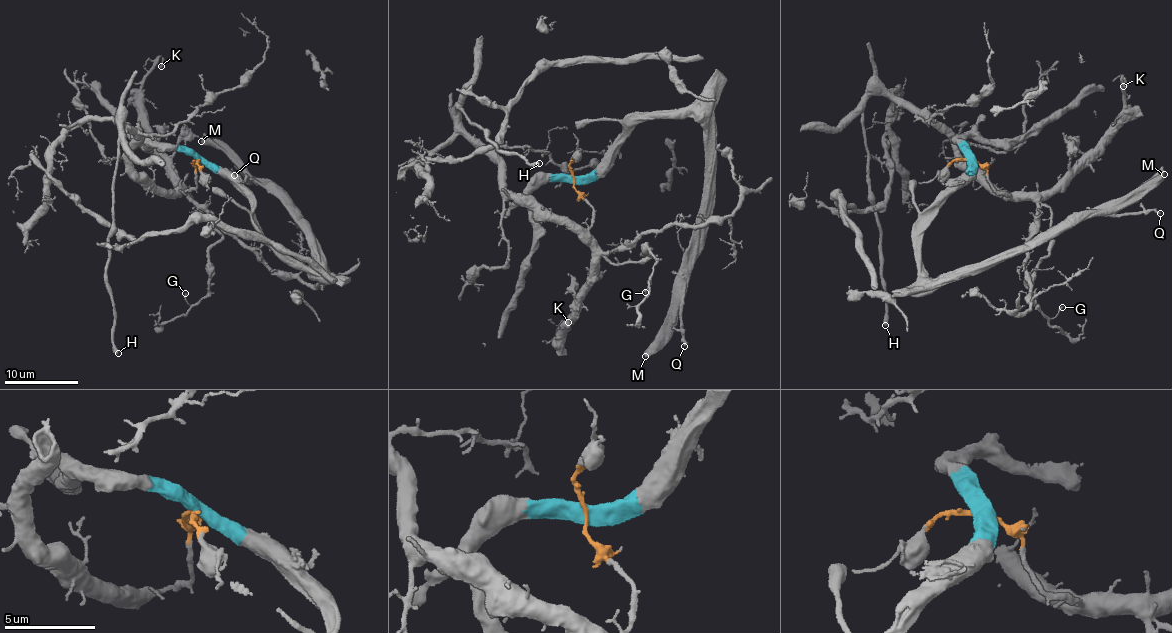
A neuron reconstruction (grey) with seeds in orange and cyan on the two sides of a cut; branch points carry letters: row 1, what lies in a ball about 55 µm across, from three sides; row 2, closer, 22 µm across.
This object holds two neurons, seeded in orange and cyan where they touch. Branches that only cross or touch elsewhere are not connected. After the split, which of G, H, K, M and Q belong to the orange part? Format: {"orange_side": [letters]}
{"orange_side": ["G", "H", "K"]}

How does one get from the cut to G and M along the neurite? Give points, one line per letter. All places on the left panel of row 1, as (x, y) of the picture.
G: (197, 160), (194, 188), (181, 191), (184, 188), (221, 235), (209, 252), (207, 295), (191, 306), (185, 293)
M: (197, 158), (245, 195), (265, 237), (292, 262), (311, 265), (310, 243), (282, 201), (200, 141)

